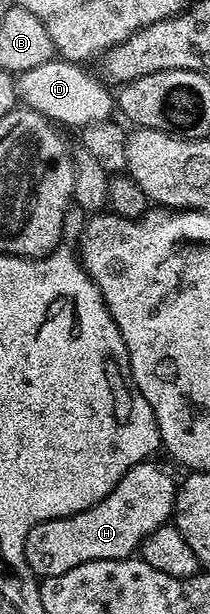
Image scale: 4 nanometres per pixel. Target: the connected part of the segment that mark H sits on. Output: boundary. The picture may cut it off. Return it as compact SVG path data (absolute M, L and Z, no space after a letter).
M155 461L133 465L117 481L117 485L97 505L69 517L50 519L33 525L25 537L25 557L36 576L69 573L85 561L130 559L138 552L149 533L164 526L175 510L177 479Z

